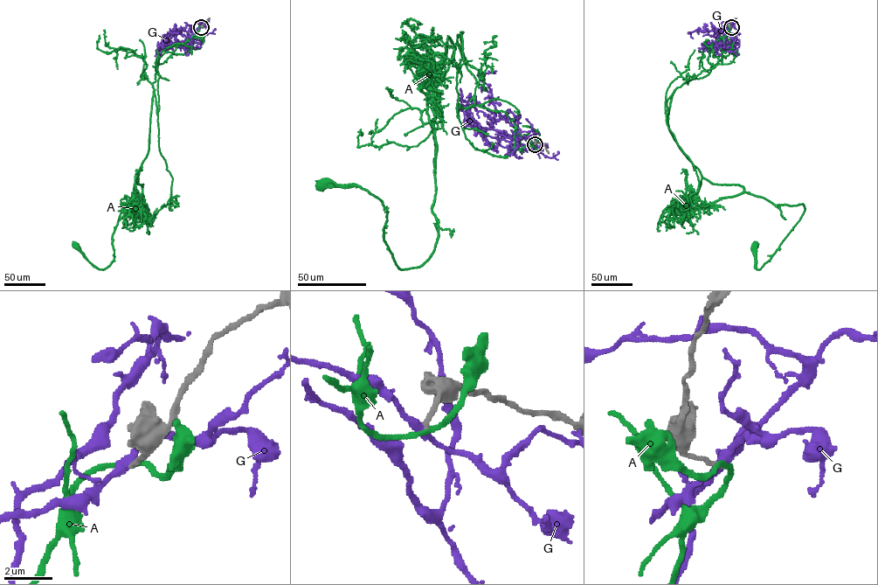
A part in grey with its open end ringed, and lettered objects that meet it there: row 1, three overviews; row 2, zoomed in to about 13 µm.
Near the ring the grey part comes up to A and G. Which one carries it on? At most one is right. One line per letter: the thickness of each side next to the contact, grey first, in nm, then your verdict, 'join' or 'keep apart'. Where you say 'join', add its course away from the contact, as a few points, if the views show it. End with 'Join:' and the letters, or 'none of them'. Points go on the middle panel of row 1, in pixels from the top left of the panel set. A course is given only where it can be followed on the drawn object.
A: calibres 200 and 190 nm; keep apart
G: calibres 200 and 300 nm; keep apart
Join: none of them

